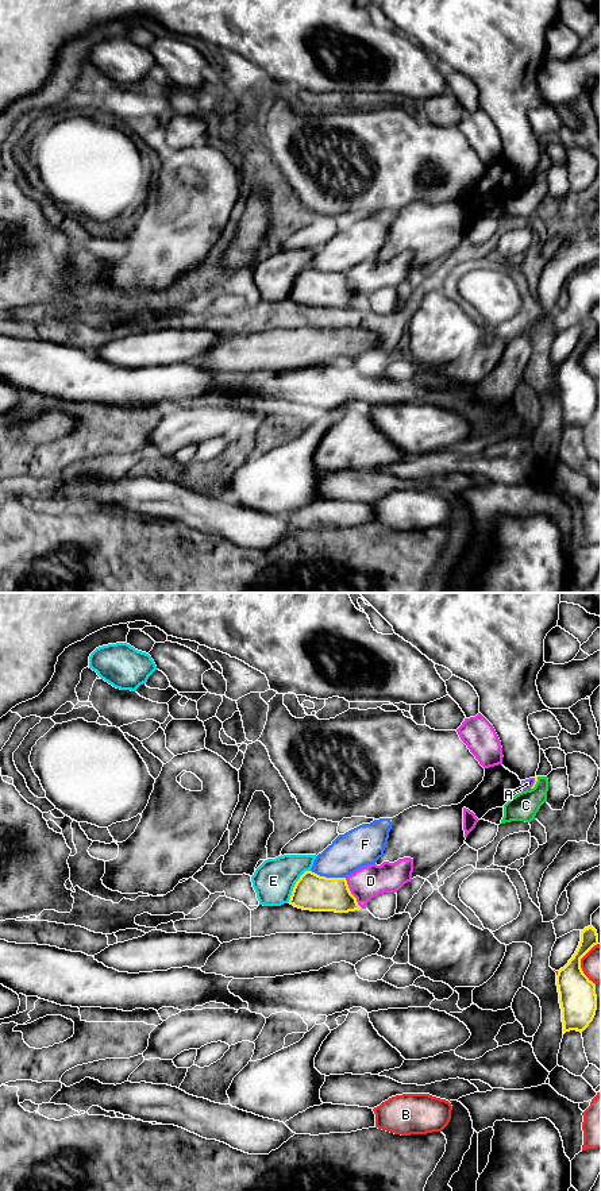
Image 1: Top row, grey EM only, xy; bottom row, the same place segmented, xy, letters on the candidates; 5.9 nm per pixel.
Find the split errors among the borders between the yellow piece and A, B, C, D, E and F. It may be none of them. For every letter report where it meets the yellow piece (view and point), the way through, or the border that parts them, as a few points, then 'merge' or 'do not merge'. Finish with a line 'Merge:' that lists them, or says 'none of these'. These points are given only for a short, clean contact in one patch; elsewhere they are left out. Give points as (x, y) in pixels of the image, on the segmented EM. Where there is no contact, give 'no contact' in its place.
A: xy (534, 783) | do not merge
B: xy (580, 964) | do not merge
C: xy (535, 783) | do not merge
D: xy (350, 893) | do not merge
E: xy (295, 885) | merge
F: xy (328, 878) | do not merge
Merge: E

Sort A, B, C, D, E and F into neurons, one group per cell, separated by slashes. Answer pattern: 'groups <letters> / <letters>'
groups A / B / C / D / E / F

